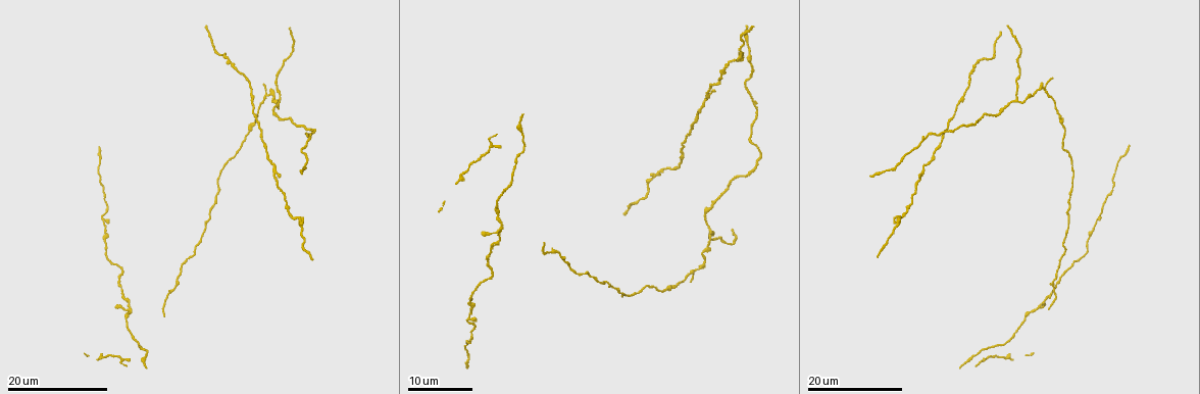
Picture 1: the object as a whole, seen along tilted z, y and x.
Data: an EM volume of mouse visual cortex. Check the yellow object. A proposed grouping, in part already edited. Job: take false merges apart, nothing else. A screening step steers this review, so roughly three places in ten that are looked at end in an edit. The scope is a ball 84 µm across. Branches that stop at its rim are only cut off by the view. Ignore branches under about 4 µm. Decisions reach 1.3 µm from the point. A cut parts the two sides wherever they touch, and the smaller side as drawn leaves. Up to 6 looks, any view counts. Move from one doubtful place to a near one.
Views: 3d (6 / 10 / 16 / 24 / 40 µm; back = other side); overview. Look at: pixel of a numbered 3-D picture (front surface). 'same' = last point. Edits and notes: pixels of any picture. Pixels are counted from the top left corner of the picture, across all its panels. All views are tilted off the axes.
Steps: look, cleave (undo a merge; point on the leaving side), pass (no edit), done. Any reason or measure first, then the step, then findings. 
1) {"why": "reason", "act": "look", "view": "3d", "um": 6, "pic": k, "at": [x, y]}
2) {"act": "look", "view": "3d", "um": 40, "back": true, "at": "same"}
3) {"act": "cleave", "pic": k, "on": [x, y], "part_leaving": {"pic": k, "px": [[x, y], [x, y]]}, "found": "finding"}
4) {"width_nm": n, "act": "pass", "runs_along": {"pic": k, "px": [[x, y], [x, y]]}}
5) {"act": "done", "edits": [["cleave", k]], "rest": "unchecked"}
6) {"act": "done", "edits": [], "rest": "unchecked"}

{"act": "look", "view": "3d", "um": 24, "pic": 1, "at": [280, 103]}

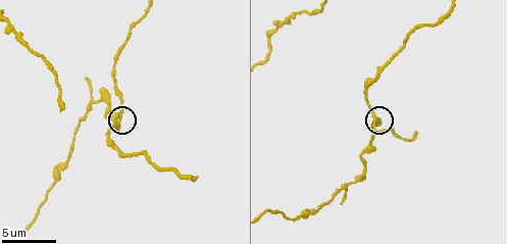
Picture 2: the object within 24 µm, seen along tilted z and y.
{"why": "zoom in", "act": "look", "view": "3d", "um": 6, "pic": 2, "at": [119, 120]}

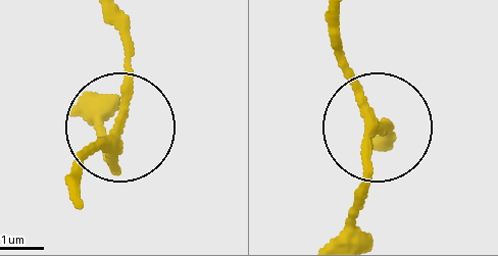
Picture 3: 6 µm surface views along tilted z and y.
{"side_arm_um": 19, "act": "pass", "runs_along": {"pic": 3, "px": [[82, 114], [110, 166], [130, 17]]}, "found": "one neuron here"}

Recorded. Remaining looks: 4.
{"act": "look", "view": "3d", "um": 10, "pic": 2, "at": [98, 101]}

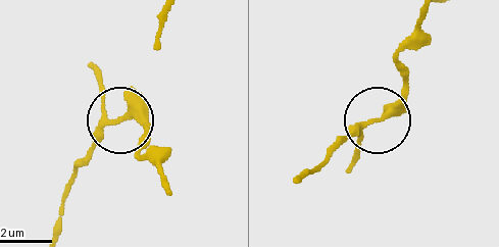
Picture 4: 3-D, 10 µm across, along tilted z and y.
{"width_nm": 200, "act": "pass", "runs_along": {"pic": 4, "px": [[54, 230], [66, 182], [107, 126], [127, 117], [148, 132]]}, "found": "continuous, no second neuron"}

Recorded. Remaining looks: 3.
{"act": "look", "view": "3d", "um": 10, "pic": 2, "at": [306, 213]}

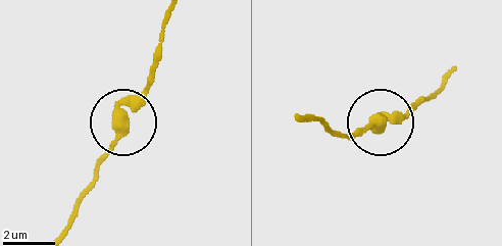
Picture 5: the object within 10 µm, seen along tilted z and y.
{"act": "look", "view": "3d", "um": 6, "pic": 5, "at": [125, 114]}

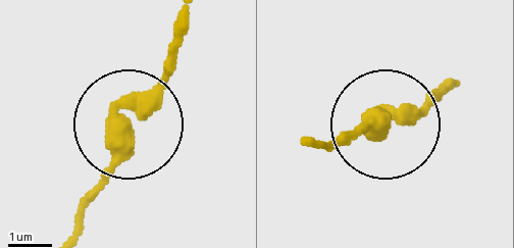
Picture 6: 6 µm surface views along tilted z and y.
{"side_arm_um": 102, "act": "pass", "runs_along": {"pic": 6, "px": [[123, 121], [126, 150], [81, 203]]}, "found": "one neuron here"}

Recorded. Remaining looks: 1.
{"act": "done", "edits": [], "rest": "unchecked"}

